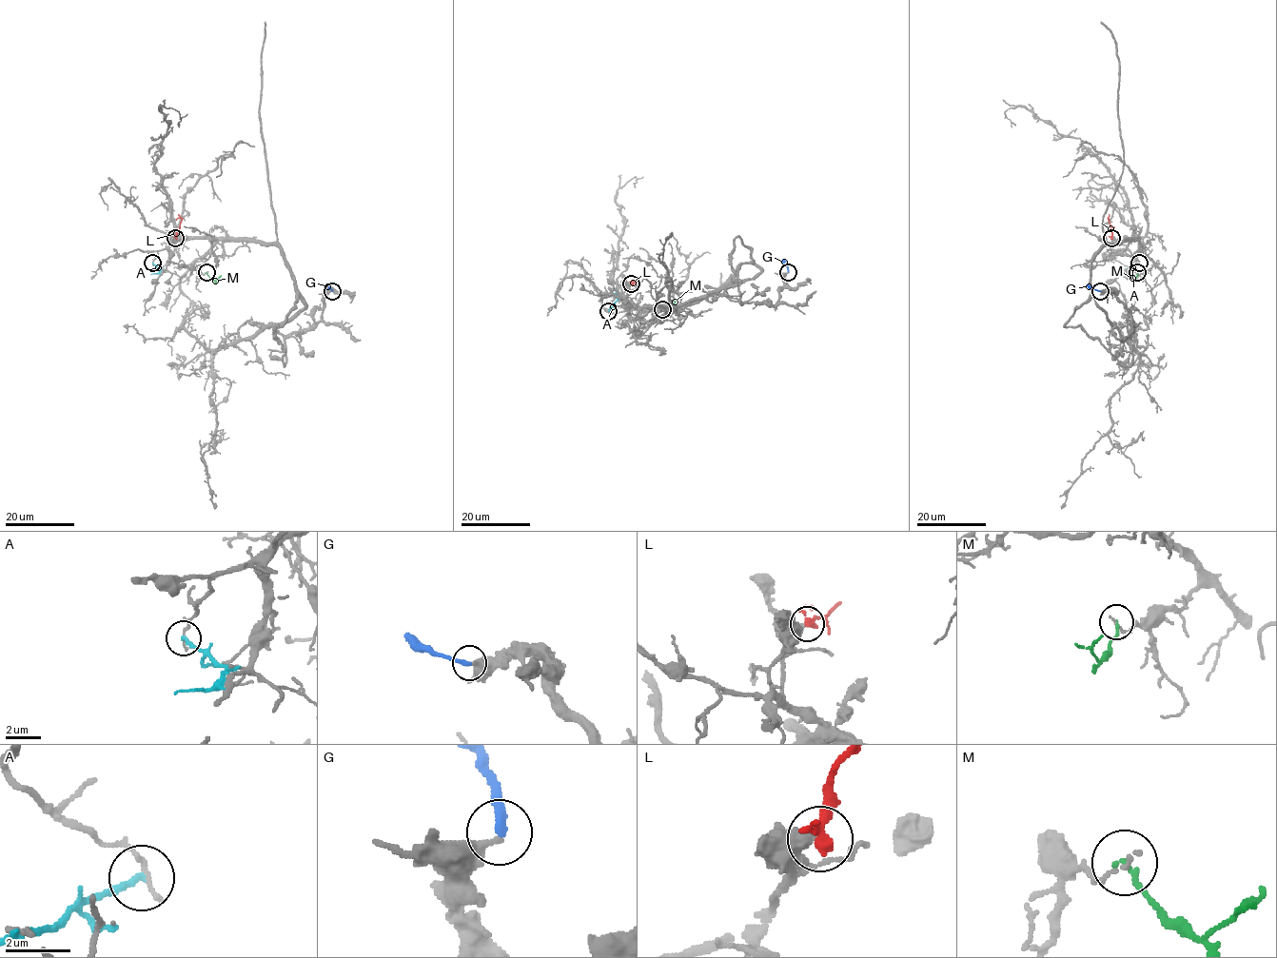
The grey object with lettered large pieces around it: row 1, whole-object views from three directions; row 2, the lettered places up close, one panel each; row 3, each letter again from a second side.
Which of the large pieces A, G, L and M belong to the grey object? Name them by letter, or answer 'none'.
G

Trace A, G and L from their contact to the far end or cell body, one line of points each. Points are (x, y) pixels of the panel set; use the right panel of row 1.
A: (1139, 263), (1126, 269), (1122, 274)
G: (1100, 290), (1087, 285)
L: (1111, 238), (1110, 220)

